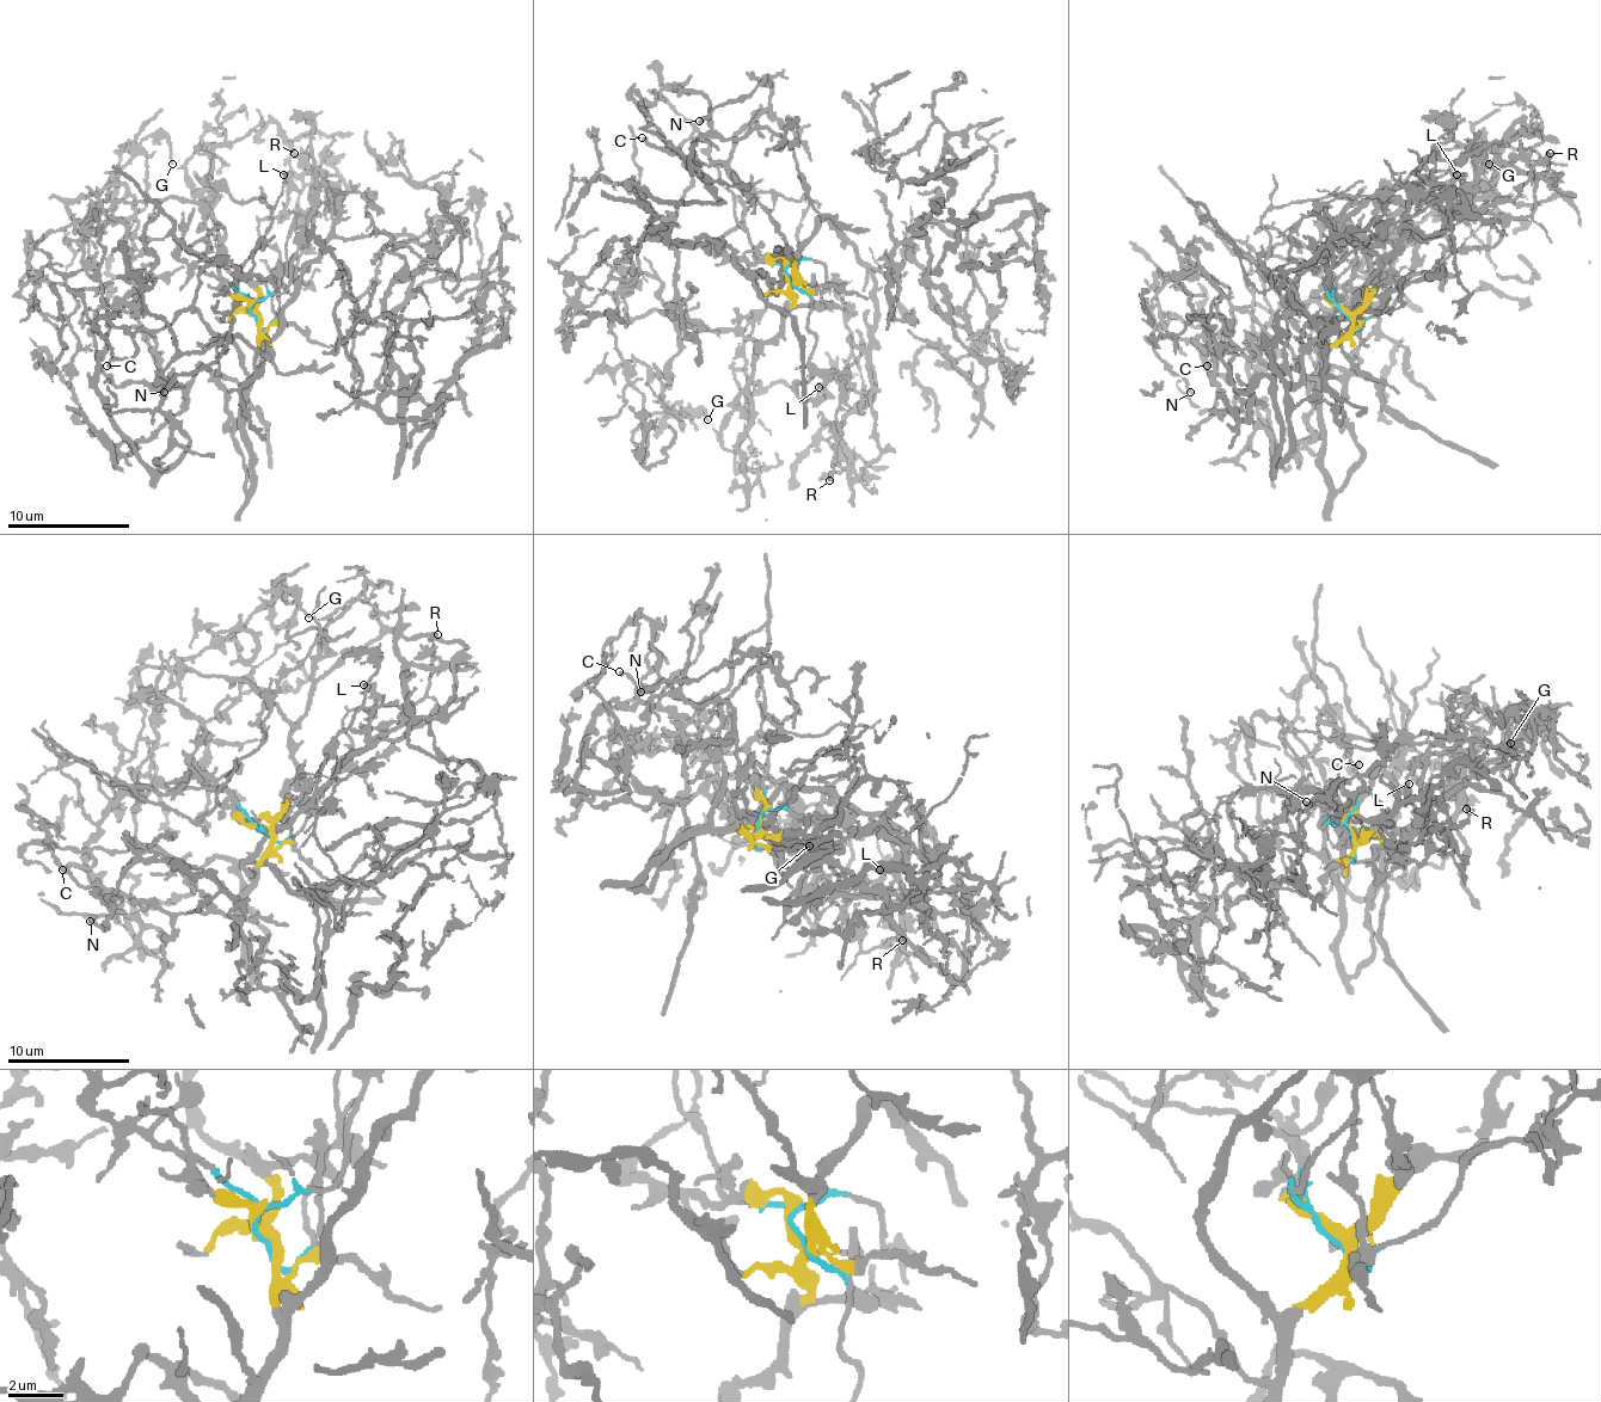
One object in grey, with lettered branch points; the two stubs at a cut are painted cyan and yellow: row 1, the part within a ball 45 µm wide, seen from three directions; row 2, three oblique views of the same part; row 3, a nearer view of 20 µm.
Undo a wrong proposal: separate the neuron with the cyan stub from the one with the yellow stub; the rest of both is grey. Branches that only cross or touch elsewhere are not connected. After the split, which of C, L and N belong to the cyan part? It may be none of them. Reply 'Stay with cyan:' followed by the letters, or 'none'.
Stay with cyan: L

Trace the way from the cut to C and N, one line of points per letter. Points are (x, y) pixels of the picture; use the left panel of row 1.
C: (256, 313), (262, 366), (252, 377), (244, 356), (195, 311), (167, 326), (140, 329), (134, 354), (106, 366)
N: (256, 313), (262, 366), (252, 377), (195, 311), (210, 265), (228, 262), (234, 274), (228, 346), (164, 393)

